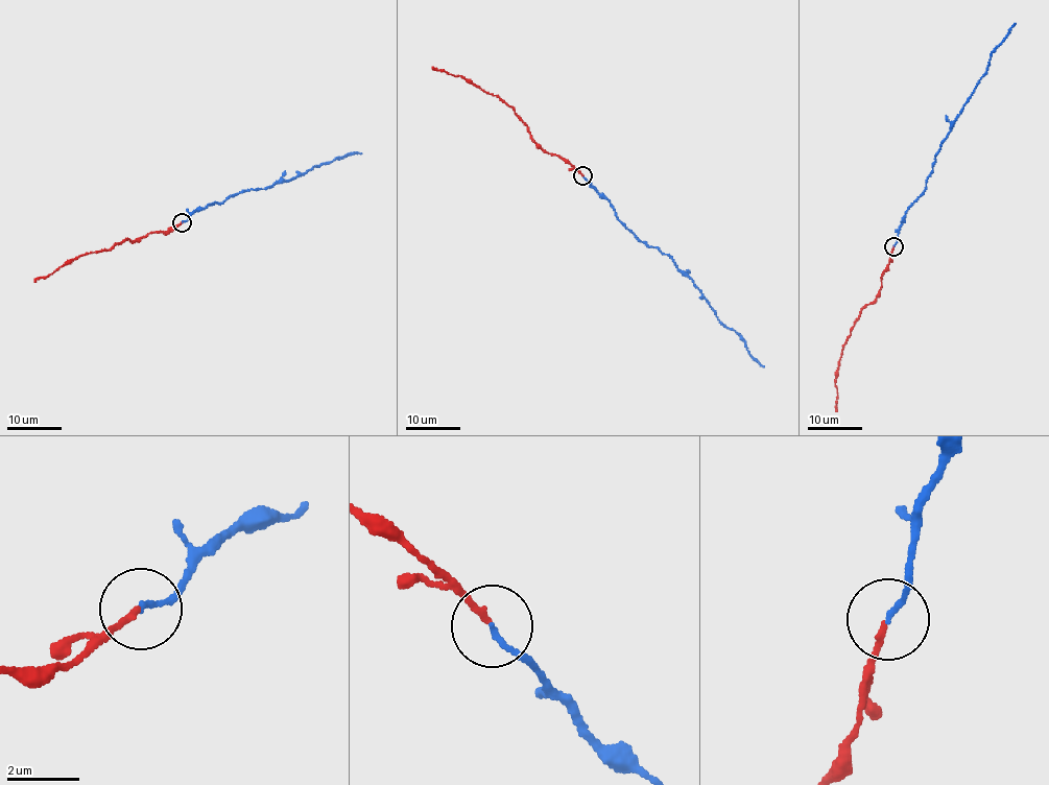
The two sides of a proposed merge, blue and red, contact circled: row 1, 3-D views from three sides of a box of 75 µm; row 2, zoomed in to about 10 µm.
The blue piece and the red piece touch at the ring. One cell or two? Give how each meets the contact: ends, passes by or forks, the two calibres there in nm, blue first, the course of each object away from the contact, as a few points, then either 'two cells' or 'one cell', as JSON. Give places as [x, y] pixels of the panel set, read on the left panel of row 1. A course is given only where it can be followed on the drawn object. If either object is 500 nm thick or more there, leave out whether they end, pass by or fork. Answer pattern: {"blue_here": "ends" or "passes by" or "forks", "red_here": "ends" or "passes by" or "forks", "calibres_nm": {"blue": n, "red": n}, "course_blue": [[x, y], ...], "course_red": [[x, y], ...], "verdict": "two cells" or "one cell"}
{"blue_here": "ends", "red_here": "ends", "calibres_nm": {"blue": 140, "red": 150}, "course_blue": [[182, 221], [191, 212], [213, 204], [282, 183], [333, 160], [361, 153]], "course_red": [[182, 221], [167, 232], [150, 233], [108, 250], [71, 259], [34, 281]], "verdict": "one cell"}

